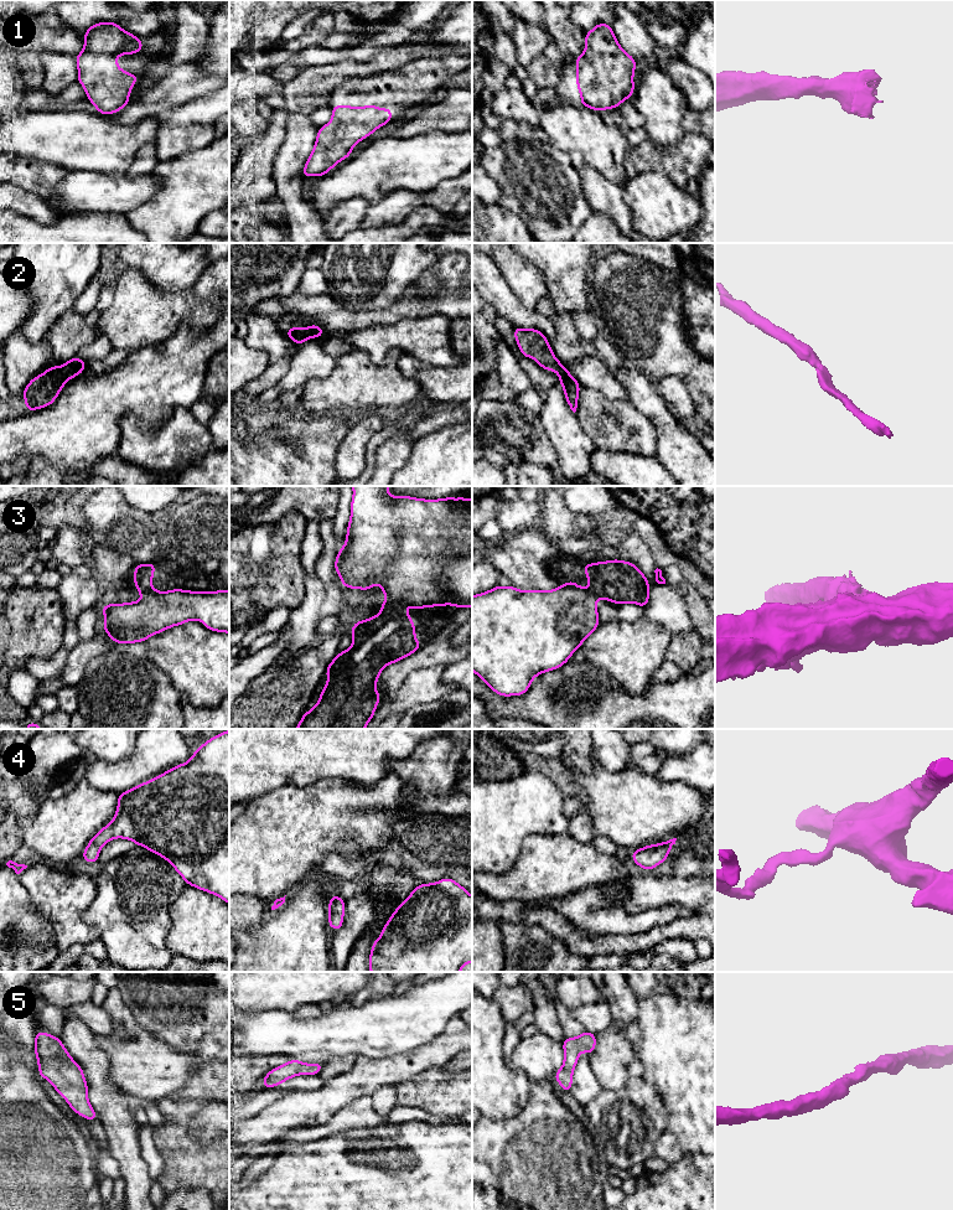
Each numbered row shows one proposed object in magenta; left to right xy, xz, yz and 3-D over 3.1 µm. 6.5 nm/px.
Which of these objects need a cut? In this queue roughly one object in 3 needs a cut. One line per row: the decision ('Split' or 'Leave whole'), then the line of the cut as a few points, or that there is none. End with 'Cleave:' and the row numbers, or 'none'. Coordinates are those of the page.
1: Leave whole. No split
2: Leave whole. No split
3: Split. Split along xz (388, 598), (402, 605)
4: Leave whole. No split
5: Leave whole. No split
Cleave: 3

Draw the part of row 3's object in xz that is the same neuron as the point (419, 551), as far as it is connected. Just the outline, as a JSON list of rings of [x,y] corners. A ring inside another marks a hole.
[[[352,486],[353,498],[351,502],[351,518],[347,527],[347,539],[340,549],[335,569],[346,588],[363,589],[368,591],[375,583],[380,585],[382,593],[388,599],[403,605],[408,604],[411,609],[423,609],[431,606],[454,605],[459,609],[472,606],[472,497],[467,501],[462,495],[459,500],[452,496],[440,500],[423,500],[409,496],[393,497],[388,493],[389,486]]]

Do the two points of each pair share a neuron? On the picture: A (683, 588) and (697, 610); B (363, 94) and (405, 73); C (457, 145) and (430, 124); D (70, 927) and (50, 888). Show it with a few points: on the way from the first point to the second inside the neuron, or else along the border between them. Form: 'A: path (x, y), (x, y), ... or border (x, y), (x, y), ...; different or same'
A: path (688, 593), (697, 605); same
B: path (373, 89), (395, 83); same
C: border (459, 130), (433, 130), (408, 136); different
D: path (66, 918), (60, 898); same

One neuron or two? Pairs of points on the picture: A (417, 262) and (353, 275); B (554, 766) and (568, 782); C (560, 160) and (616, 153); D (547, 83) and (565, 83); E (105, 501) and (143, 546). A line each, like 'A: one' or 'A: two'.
A: one
B: one
C: two
D: two
E: one

